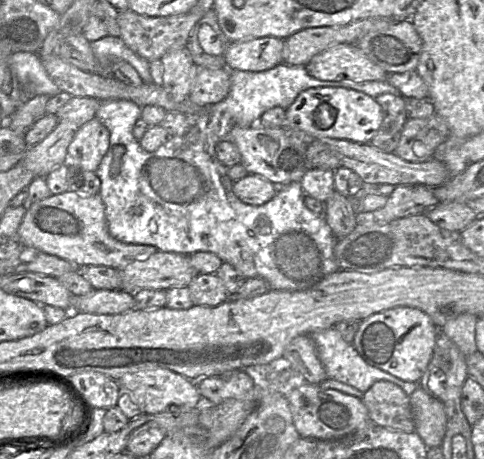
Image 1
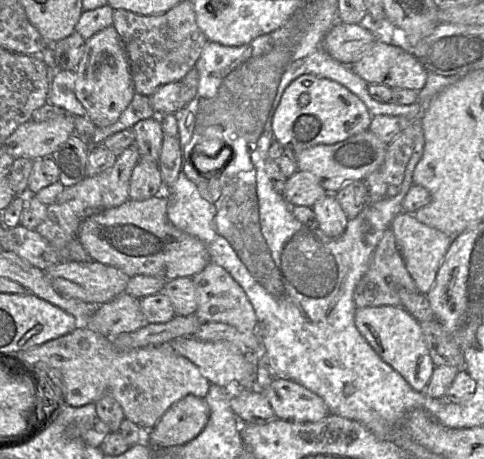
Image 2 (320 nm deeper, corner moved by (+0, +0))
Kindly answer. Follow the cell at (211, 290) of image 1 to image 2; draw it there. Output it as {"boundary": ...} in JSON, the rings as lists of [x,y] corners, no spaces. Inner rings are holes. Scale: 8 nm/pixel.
{"boundary":[[[191,277],[167,281],[162,293],[171,301],[176,316],[189,316],[197,311],[196,290]]]}

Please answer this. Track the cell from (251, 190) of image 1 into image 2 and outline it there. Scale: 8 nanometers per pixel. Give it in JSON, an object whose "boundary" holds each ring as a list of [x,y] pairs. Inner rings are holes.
{"boundary":[[[299,170],[287,178],[282,193],[290,206],[309,207],[312,207],[318,199],[326,194],[327,191],[312,173]]]}

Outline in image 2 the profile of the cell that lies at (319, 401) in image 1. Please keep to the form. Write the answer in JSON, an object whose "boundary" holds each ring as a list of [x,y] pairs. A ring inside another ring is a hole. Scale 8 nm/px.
{"boundary":[[[277,378],[262,393],[279,420],[311,423],[330,415],[321,397],[292,380]]]}

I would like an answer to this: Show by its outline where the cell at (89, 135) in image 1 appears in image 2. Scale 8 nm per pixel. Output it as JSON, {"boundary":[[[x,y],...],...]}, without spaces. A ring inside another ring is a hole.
{"boundary":[[[113,25],[86,41],[83,56],[75,73],[76,97],[98,128],[115,123],[136,93],[124,44]]]}

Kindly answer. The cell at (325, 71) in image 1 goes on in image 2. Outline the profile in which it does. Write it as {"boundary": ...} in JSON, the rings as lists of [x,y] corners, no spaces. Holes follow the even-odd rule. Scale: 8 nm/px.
{"boundary":[[[374,42],[351,66],[368,84],[420,91],[428,72],[413,53],[398,46]]]}

